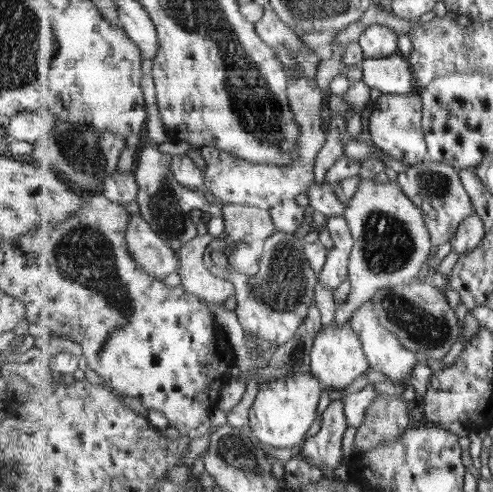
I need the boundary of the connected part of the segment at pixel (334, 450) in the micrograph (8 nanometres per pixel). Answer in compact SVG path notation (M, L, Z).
M338 399L332 401L323 412L321 419L322 424L320 430L311 438L306 439L303 444L297 448L294 455L302 455L313 460L315 462L312 464L313 466L317 465L328 474L339 466L339 463L342 462L341 458L343 458L343 434L345 434L347 428L349 428L343 400Z

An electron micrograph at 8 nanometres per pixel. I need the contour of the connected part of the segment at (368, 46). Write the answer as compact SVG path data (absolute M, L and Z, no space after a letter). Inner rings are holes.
M374 23L361 32L359 45L368 58L385 58L399 54L397 48L397 34L391 28Z

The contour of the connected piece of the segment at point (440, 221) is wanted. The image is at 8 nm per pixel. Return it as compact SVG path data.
M428 159L397 174L396 181L401 190L422 210L425 224L431 234L433 246L451 242L462 223L475 211L470 194L462 183L459 170L449 163Z

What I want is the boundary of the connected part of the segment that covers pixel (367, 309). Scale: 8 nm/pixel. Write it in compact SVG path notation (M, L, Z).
M372 299L354 313L349 319L349 325L353 327L353 332L360 336L367 360L369 360L369 368L383 373L392 384L409 385L411 372L414 368L417 370L417 359L420 360L421 357L417 358L419 354L411 352L394 332L380 323Z

